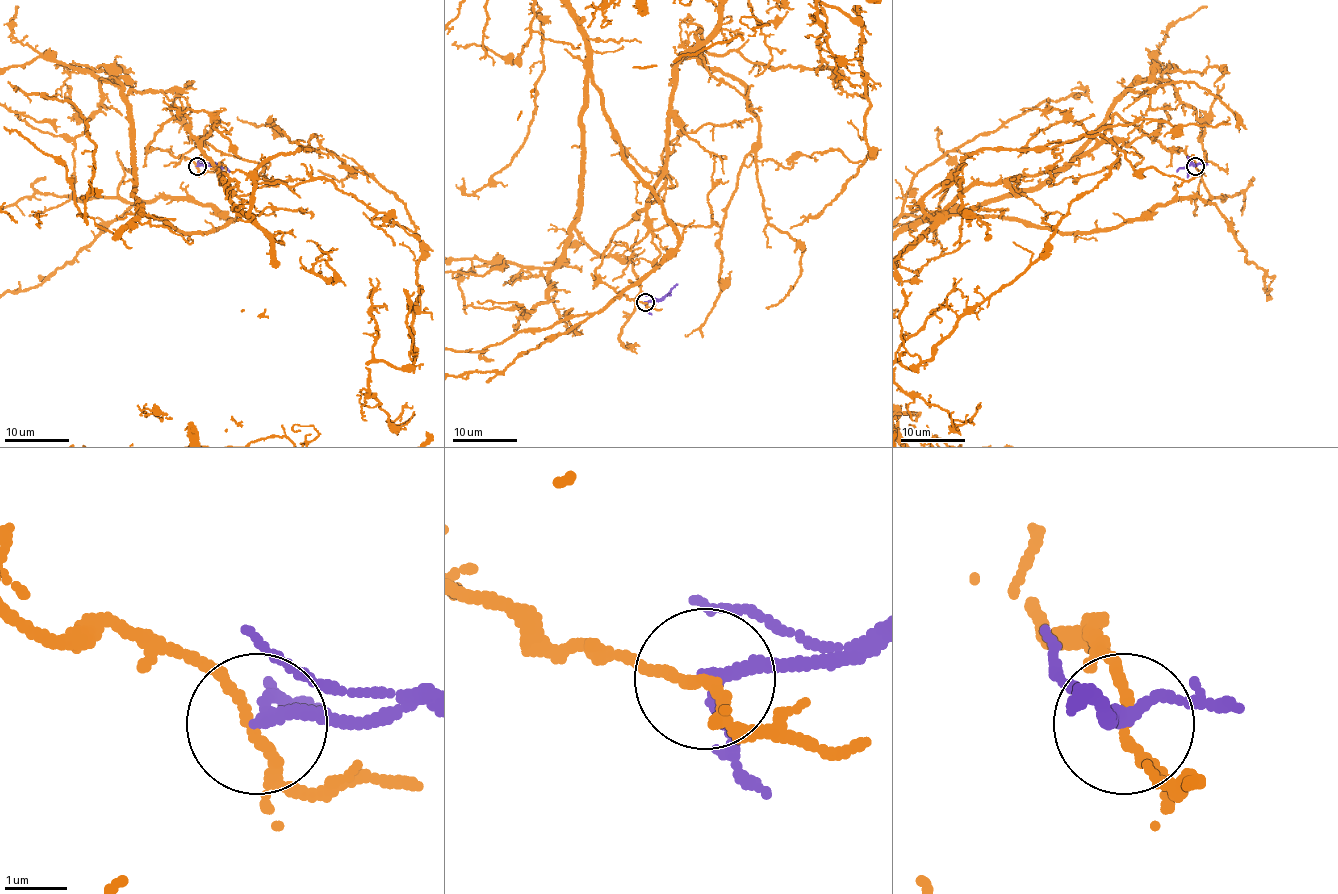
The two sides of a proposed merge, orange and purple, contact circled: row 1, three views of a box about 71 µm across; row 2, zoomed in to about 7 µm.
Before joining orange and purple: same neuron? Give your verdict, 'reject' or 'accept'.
reject

